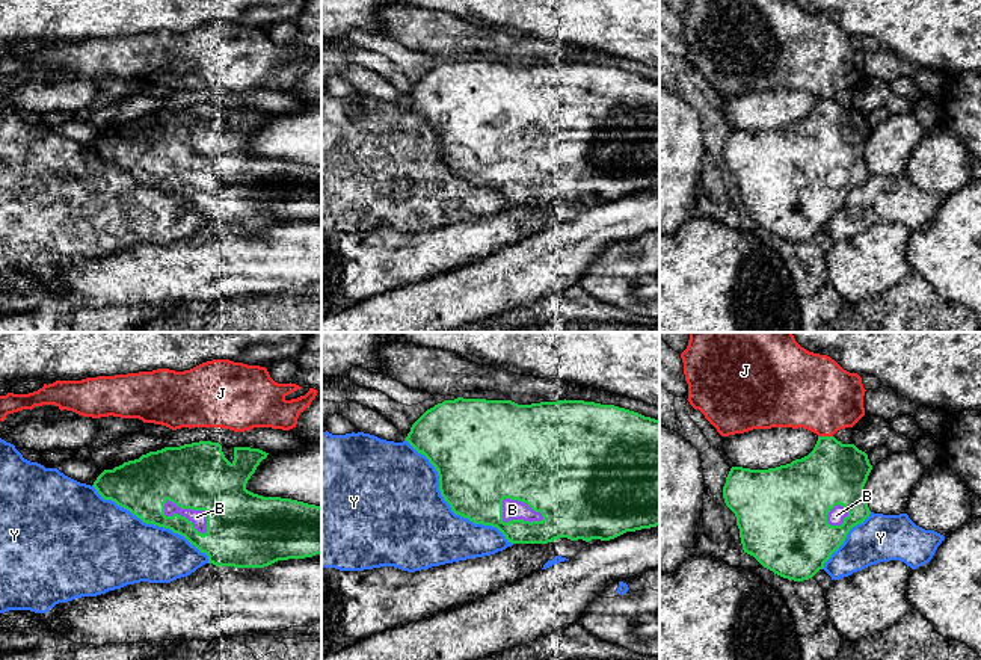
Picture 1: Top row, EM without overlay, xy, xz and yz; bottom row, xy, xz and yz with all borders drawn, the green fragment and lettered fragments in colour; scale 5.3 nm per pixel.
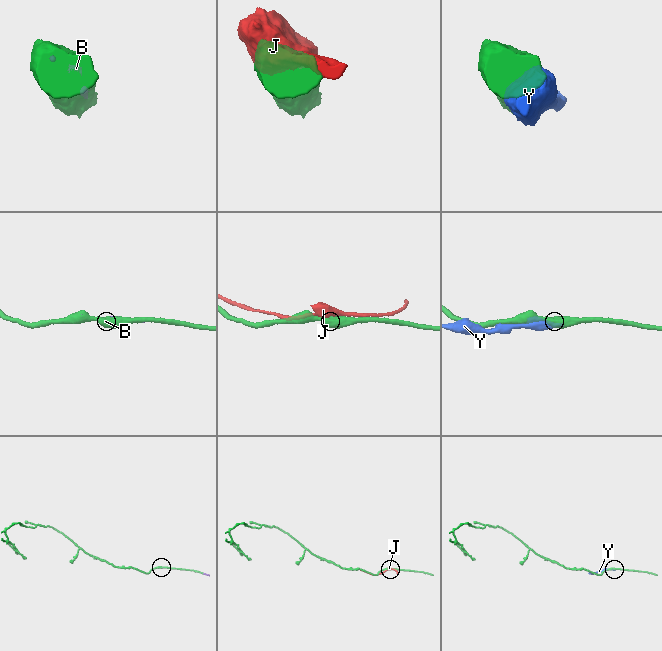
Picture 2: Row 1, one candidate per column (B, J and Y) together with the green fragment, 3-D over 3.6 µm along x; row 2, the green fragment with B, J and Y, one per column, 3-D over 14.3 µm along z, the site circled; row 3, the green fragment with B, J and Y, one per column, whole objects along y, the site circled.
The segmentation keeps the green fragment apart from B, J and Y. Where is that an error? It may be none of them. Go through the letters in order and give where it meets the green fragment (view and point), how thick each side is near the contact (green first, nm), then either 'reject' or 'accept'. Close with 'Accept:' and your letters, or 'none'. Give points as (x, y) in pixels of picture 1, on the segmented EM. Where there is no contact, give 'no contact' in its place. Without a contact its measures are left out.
B: xy (195, 509) | 360/80 nm | accept
J: yz (826, 437) | 340/400 nm | reject
Y: xz (447, 502) | 440/480 nm | reject
Accept: B

